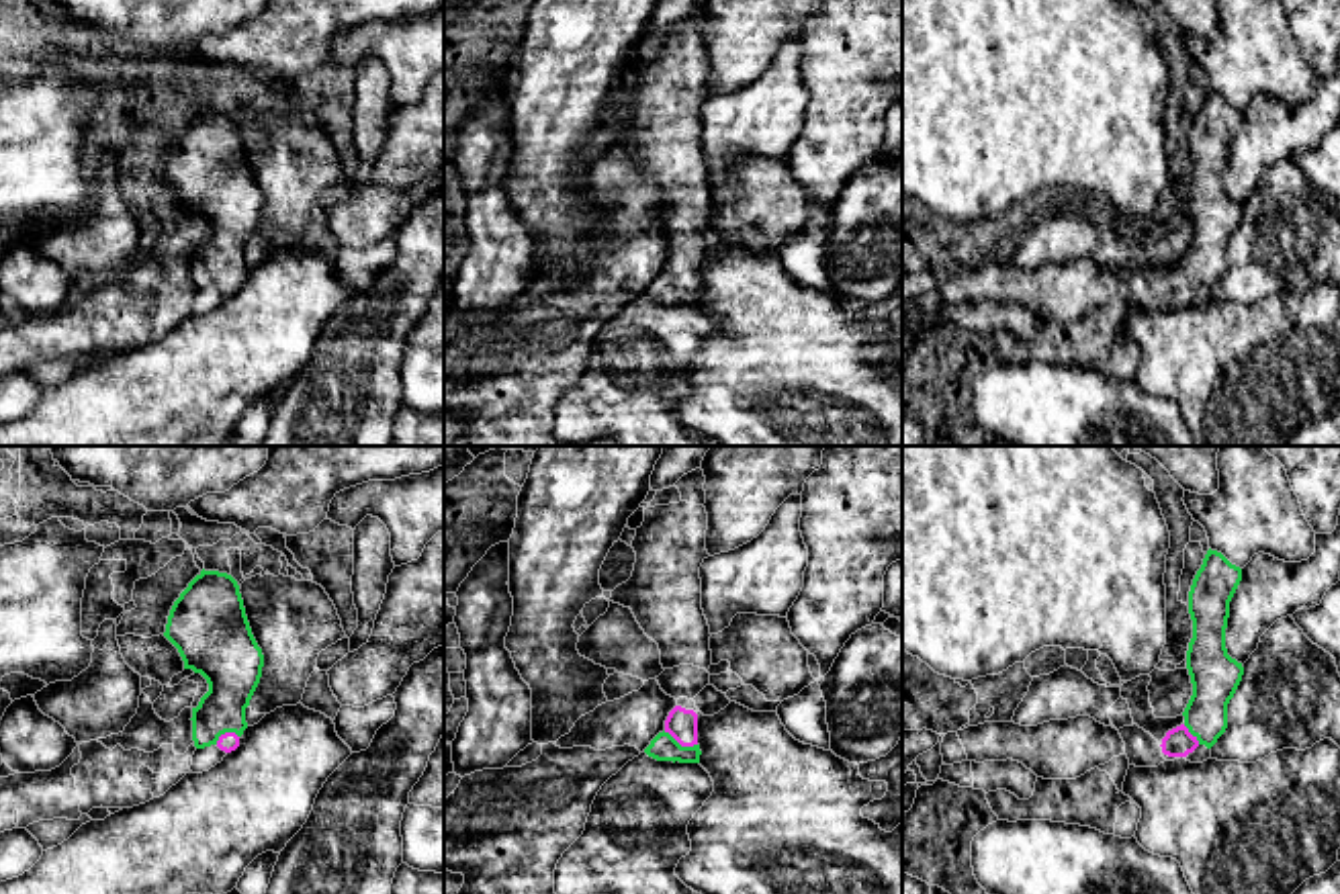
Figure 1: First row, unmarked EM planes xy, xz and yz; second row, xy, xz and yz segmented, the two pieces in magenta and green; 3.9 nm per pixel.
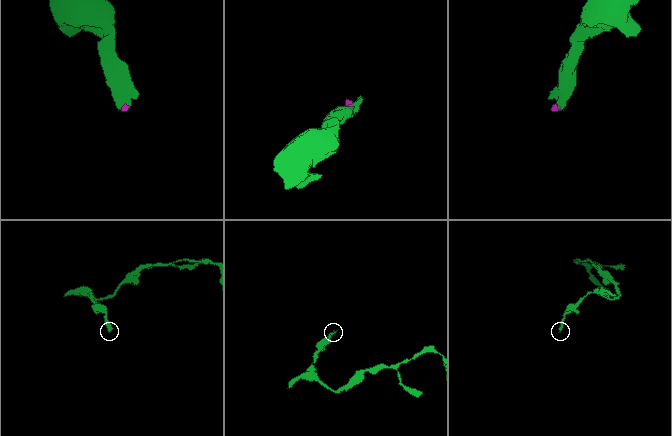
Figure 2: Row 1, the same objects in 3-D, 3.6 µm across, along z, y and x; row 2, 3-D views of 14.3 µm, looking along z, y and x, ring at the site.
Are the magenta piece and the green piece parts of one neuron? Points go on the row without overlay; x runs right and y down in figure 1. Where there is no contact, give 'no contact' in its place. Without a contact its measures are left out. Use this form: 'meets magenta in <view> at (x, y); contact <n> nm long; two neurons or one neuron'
meets magenta in xz at (680, 285); contact 150 nm long; one neuron

